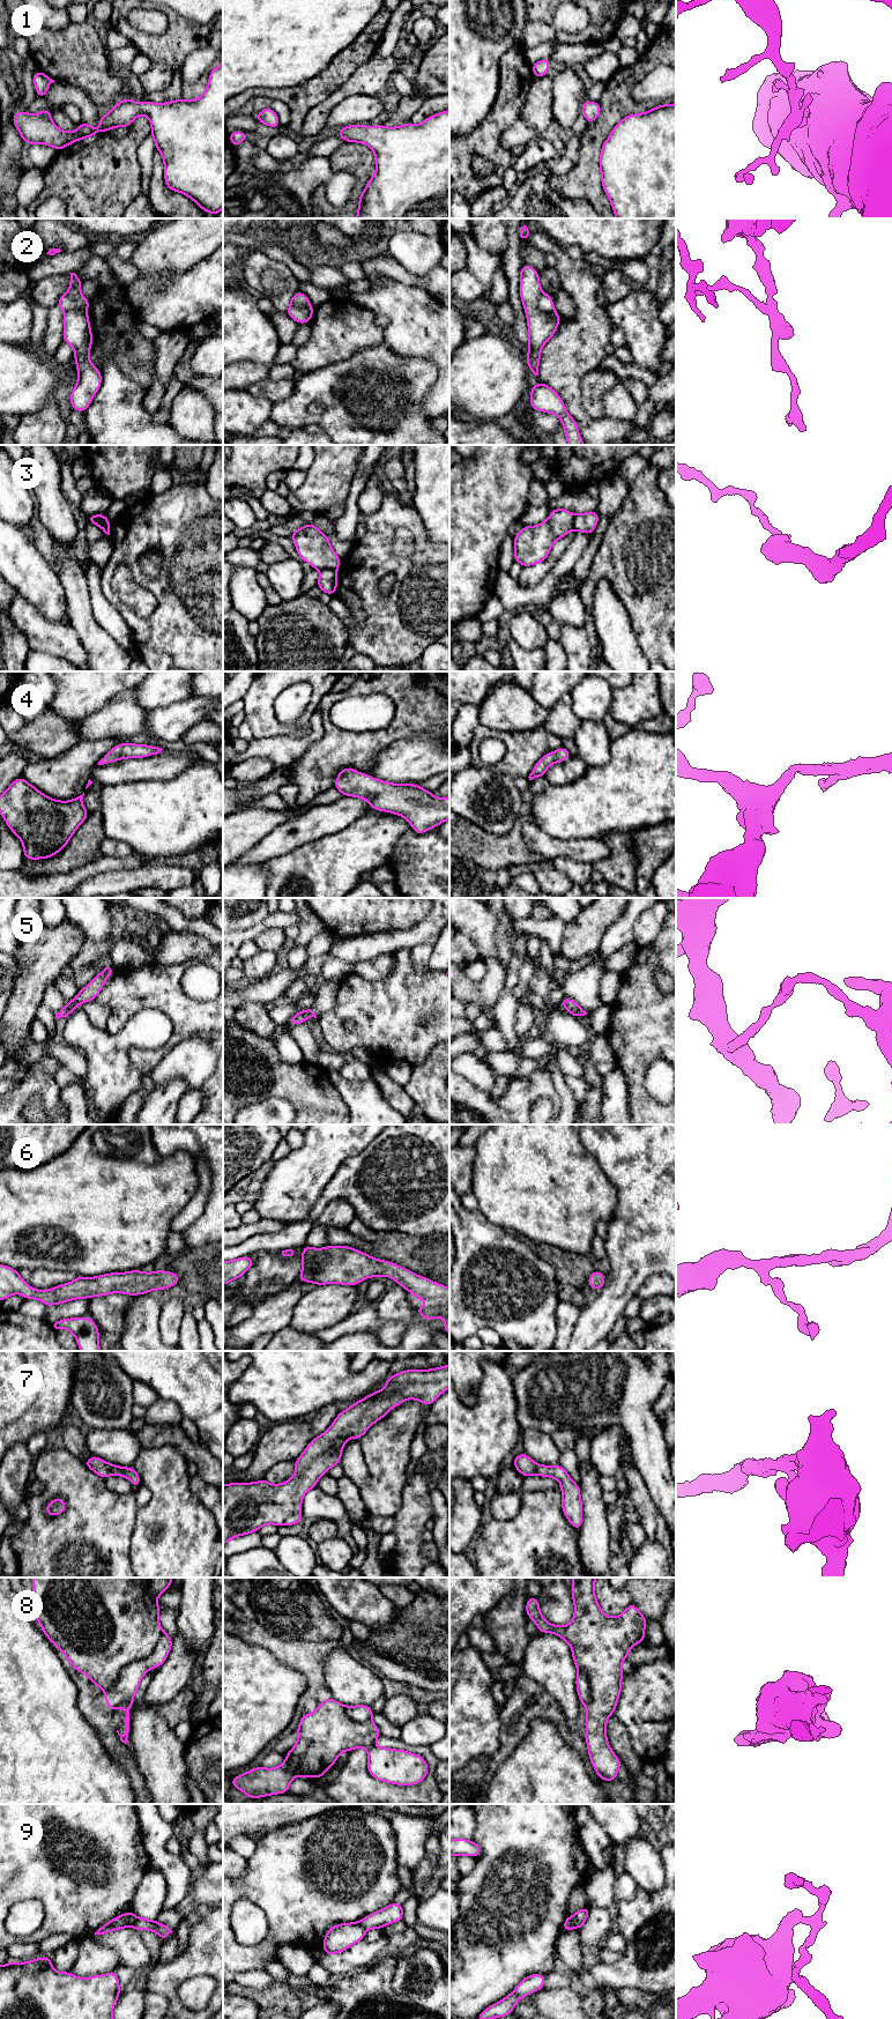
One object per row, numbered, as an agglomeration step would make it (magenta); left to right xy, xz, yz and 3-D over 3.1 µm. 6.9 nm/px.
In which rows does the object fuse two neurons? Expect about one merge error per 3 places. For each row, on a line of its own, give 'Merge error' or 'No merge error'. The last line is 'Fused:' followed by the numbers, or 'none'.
1: No merge error
2: Merge error
3: Merge error
4: No merge error
5: No merge error
6: No merge error
7: No merge error
8: Merge error
9: Merge error
Fused: 2, 3, 8, 9

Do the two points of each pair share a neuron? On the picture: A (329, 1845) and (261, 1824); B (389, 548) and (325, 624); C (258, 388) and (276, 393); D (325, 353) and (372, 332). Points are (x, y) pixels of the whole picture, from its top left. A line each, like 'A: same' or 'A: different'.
A: different
B: different
C: same
D: same

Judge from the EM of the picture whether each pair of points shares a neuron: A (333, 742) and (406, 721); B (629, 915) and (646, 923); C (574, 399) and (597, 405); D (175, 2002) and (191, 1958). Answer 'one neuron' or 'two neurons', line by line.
A: one neuron
B: two neurons
C: two neurons
D: one neuron

